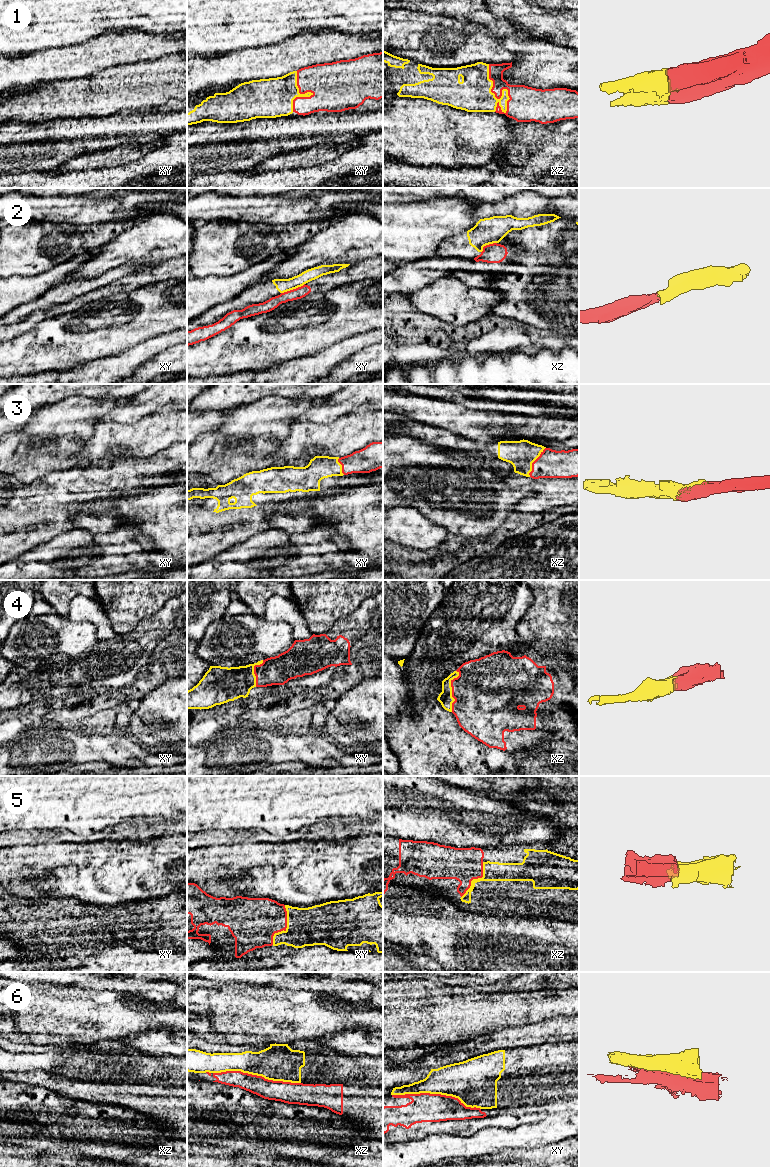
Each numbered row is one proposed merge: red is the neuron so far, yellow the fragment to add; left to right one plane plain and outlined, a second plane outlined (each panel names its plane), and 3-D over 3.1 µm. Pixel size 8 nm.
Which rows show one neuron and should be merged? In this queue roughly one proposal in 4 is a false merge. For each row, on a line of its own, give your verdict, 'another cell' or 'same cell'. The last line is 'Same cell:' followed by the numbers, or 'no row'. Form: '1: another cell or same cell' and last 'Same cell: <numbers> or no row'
1: same cell
2: another cell
3: same cell
4: same cell
5: same cell
6: another cell
Same cell: 1, 3, 4, 5

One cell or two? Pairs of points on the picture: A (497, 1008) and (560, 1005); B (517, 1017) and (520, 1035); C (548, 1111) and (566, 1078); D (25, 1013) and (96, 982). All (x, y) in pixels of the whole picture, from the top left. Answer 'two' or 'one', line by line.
A: one
B: two
C: two
D: two

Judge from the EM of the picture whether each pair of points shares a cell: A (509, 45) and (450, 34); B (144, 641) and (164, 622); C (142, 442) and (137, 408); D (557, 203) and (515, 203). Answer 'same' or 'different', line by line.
A: different
B: same
C: different
D: same

